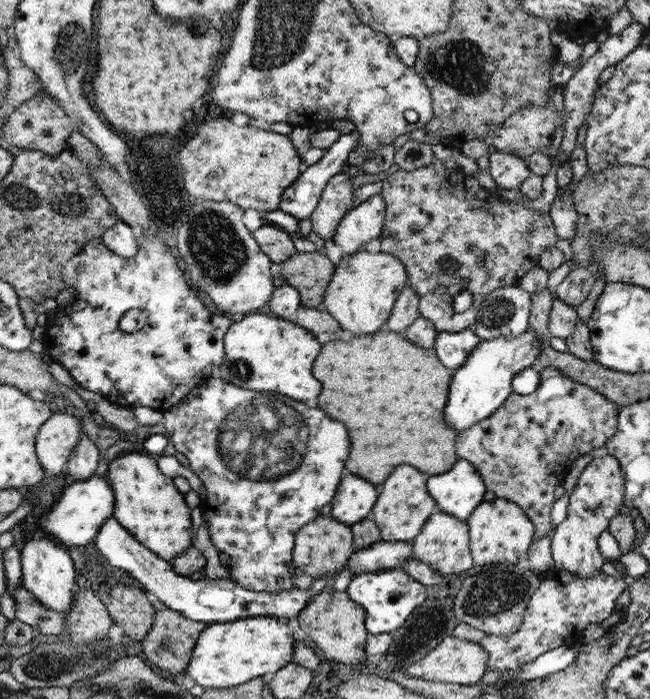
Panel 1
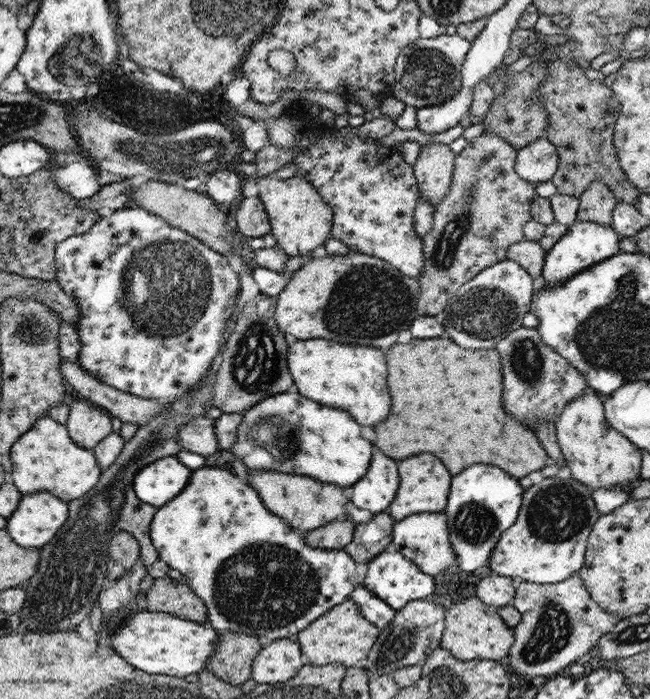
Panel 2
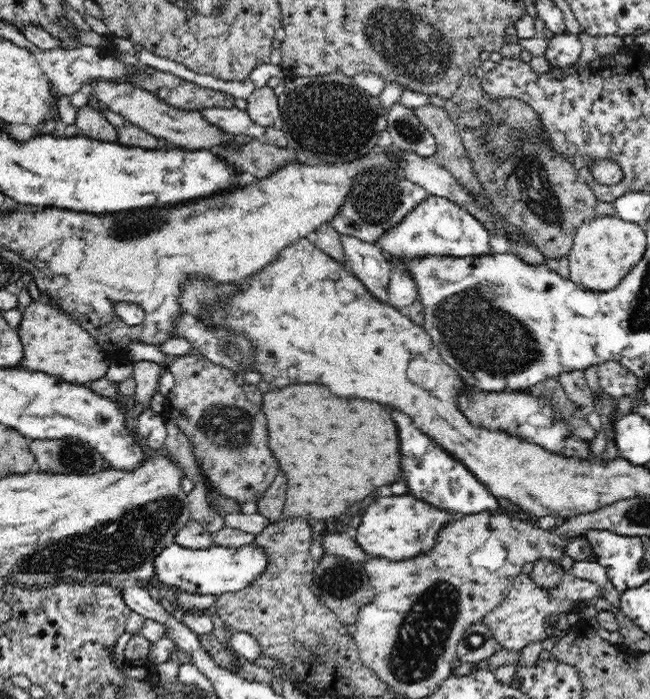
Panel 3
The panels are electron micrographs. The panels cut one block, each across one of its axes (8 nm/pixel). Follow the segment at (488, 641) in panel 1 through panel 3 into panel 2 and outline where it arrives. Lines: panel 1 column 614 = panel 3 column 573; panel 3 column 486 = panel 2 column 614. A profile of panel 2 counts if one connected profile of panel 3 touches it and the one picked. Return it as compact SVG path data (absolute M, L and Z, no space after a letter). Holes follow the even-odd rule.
M578 571L557 583L517 581L511 605L521 612L521 619L513 626L515 639L507 654L508 666L521 679L530 681L536 676L557 676L588 653L623 619L609 613L590 596Z

